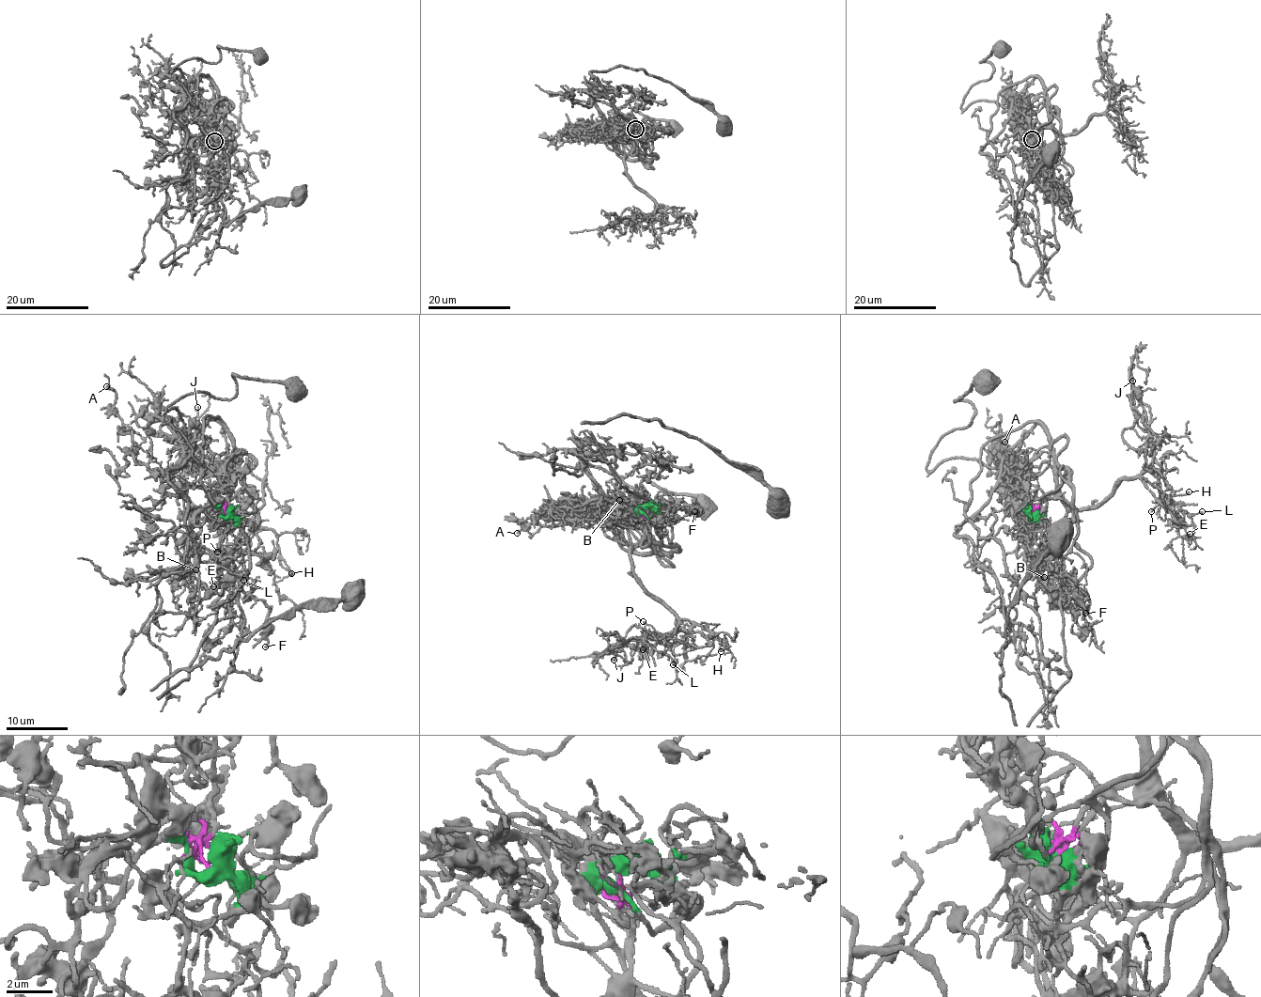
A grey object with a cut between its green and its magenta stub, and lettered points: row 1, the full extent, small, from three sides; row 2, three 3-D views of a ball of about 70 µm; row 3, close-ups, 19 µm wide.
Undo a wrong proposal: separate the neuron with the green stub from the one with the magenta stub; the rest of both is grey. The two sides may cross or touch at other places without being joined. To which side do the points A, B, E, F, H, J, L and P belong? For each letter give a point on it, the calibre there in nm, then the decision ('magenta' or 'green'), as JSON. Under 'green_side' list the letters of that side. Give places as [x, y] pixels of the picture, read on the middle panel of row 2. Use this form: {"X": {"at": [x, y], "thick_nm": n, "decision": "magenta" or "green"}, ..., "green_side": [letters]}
{"A": {"at": [517, 533], "thick_nm": 160, "decision": "green"}, "B": {"at": [619, 500], "thick_nm": 150, "decision": "green"}, "E": {"at": [643, 649], "thick_nm": 140, "decision": "magenta"}, "F": {"at": [694, 511], "thick_nm": 180, "decision": "green"}, "H": {"at": [721, 651], "thick_nm": 150, "decision": "magenta"}, "J": {"at": [614, 660], "thick_nm": 120, "decision": "magenta"}, "L": {"at": [673, 664], "thick_nm": 130, "decision": "magenta"}, "P": {"at": [643, 621], "thick_nm": 120, "decision": "magenta"}, "green_side": ["A", "B", "F"]}

